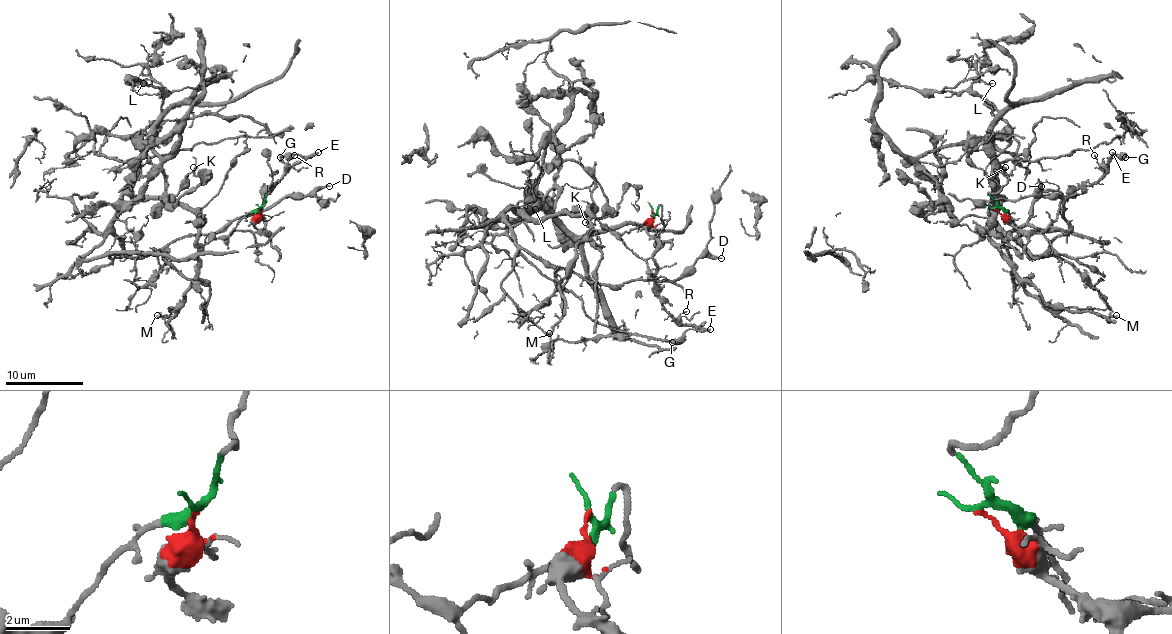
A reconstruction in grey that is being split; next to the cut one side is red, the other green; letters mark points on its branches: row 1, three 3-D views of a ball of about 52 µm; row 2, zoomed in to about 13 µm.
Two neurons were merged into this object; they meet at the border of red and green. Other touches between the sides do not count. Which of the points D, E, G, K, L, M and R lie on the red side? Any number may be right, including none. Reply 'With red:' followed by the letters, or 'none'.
With red: E, G, R

